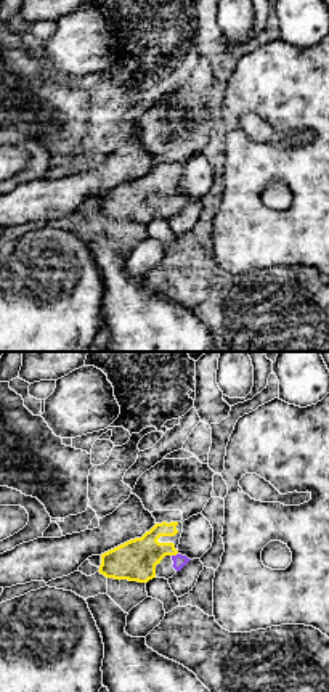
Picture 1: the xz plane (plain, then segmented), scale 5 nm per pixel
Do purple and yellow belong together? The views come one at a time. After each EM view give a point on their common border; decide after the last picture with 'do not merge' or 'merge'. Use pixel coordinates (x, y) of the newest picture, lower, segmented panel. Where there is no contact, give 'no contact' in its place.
contact (174, 556)

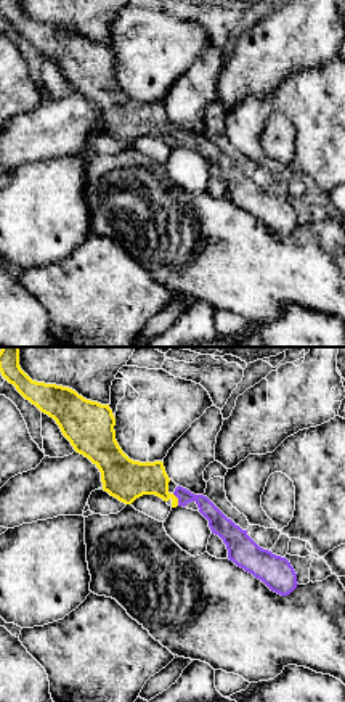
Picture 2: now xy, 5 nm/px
contact (178, 500)

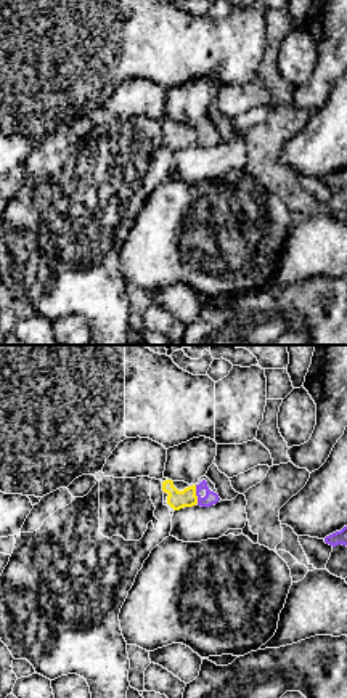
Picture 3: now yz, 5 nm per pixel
contact (196, 495)

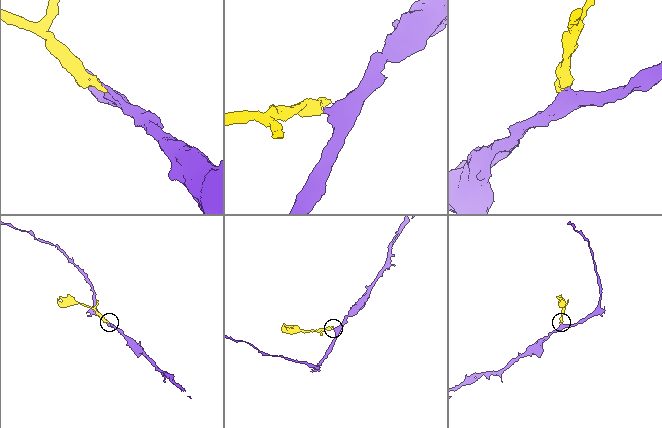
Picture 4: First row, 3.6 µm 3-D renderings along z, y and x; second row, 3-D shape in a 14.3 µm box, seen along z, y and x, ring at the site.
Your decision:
merge

